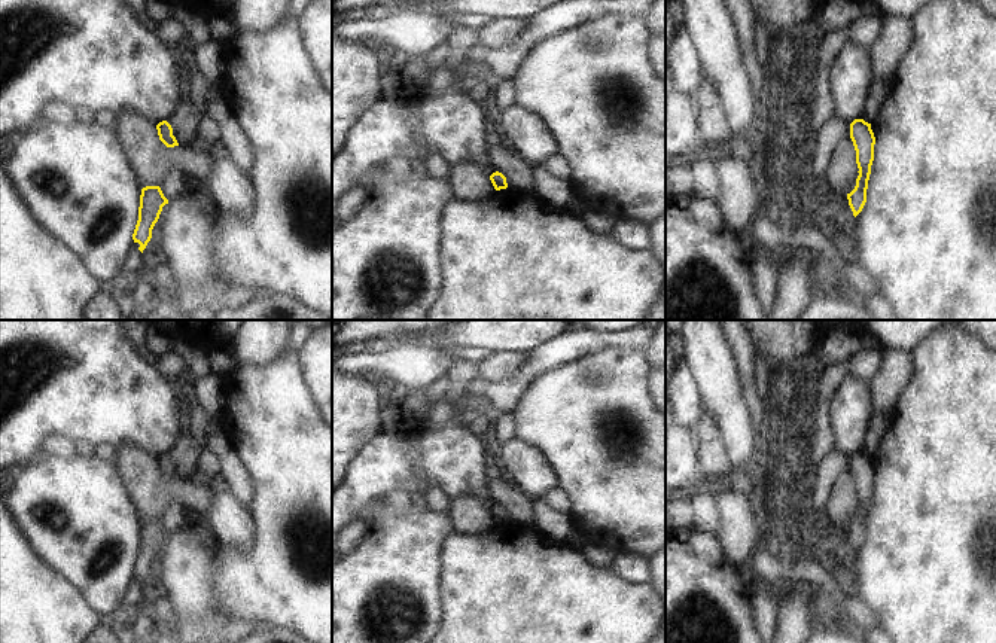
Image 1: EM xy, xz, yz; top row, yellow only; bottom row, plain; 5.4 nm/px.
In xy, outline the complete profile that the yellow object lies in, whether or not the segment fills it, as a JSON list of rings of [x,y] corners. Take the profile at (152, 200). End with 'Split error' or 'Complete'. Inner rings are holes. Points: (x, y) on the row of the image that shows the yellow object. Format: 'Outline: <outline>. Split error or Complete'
Outline: [[[146,186],[141,189],[138,220],[133,234],[134,243],[138,243],[138,250],[143,253],[152,238],[152,229],[159,219],[162,207],[168,204],[159,186]]]. Complete.

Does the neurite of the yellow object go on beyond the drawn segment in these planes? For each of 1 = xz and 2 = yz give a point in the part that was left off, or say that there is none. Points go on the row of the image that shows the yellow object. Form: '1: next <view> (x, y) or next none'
1: next none
2: next none

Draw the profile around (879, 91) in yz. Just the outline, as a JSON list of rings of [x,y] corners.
[[[872,80],[865,100],[863,121],[871,124],[889,95],[892,82]]]

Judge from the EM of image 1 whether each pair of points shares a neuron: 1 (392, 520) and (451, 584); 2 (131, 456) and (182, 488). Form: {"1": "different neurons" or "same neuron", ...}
{"1": "different neurons", "2": "same neuron"}

